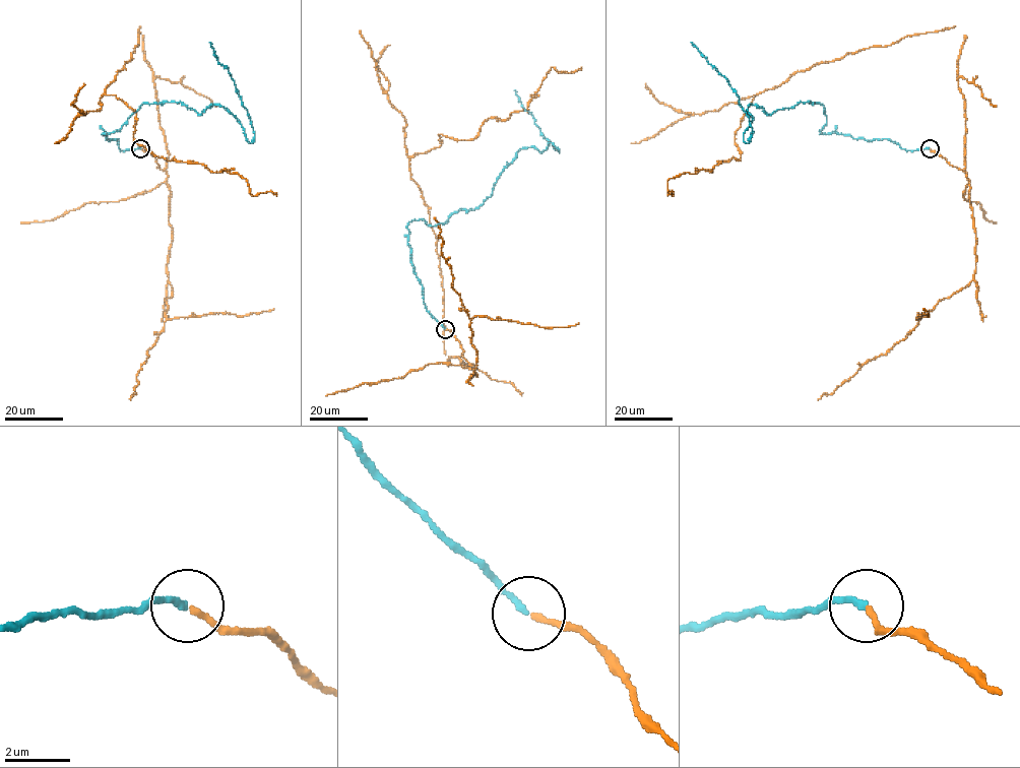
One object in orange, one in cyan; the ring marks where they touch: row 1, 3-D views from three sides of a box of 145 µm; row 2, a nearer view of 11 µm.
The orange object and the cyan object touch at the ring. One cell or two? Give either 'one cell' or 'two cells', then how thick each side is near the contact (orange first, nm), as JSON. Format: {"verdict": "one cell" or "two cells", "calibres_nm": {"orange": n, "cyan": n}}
{"verdict": "one cell", "calibres_nm": {"orange": 180, "cyan": 180}}

